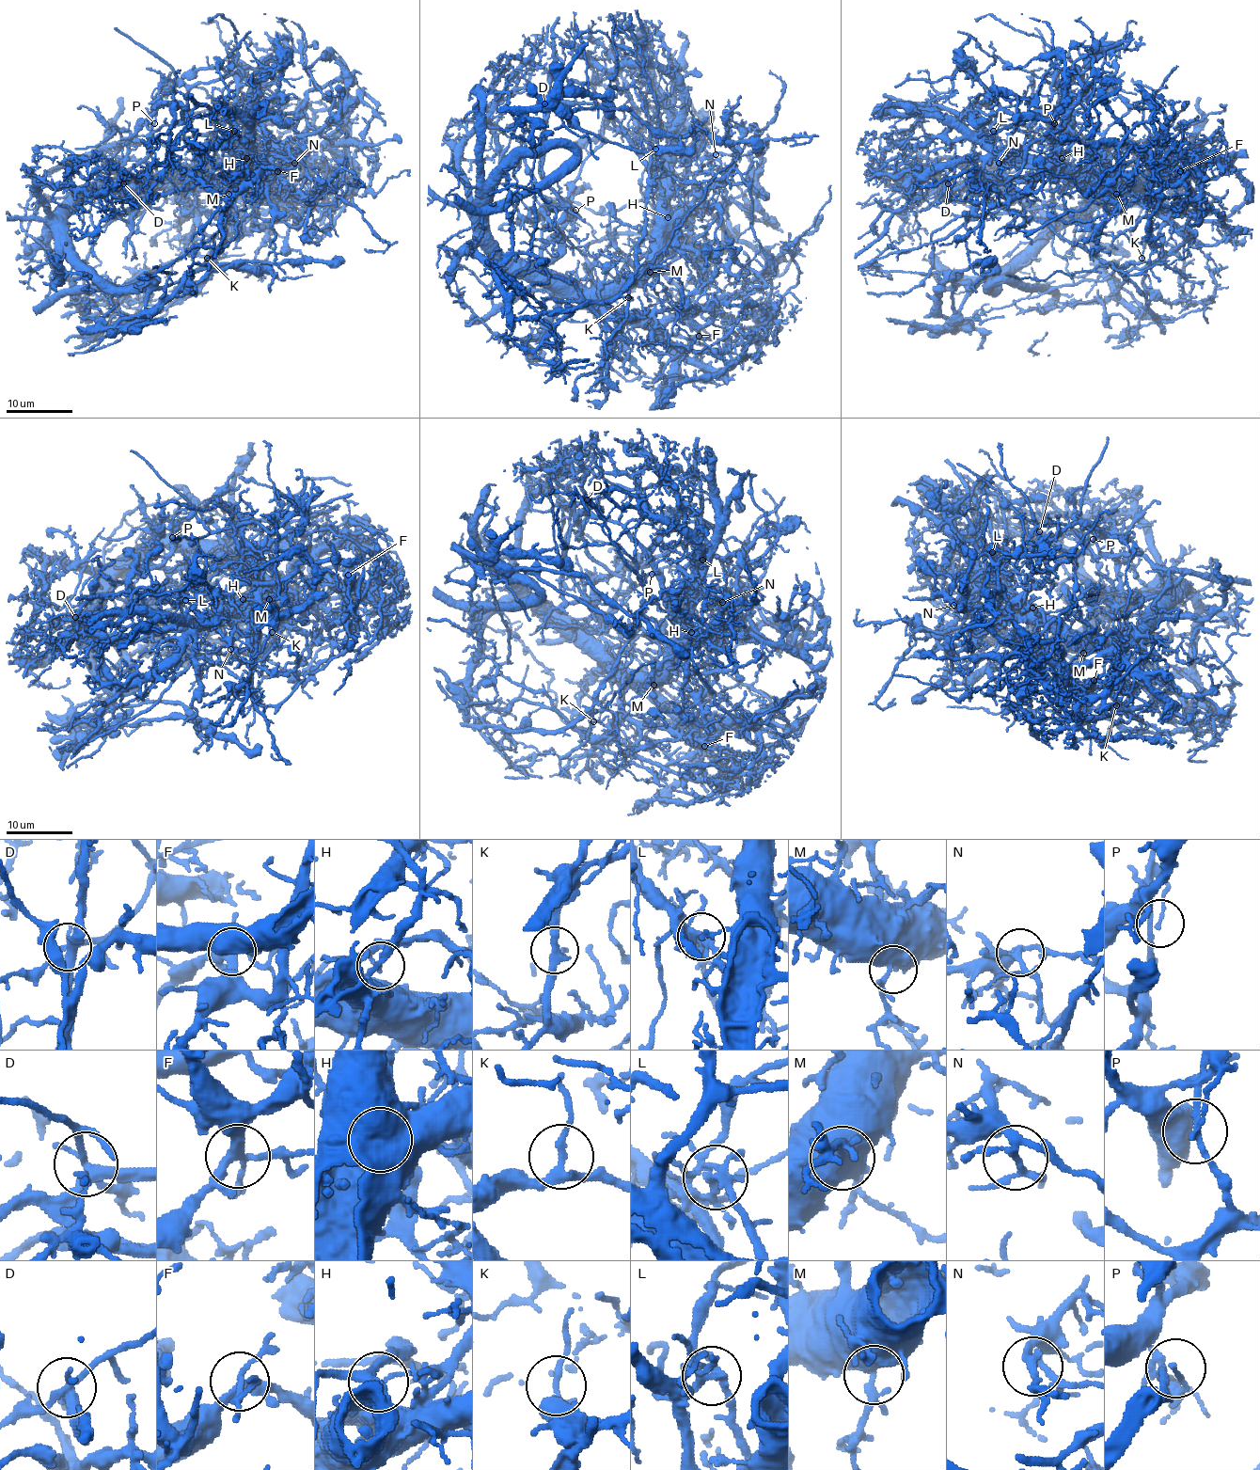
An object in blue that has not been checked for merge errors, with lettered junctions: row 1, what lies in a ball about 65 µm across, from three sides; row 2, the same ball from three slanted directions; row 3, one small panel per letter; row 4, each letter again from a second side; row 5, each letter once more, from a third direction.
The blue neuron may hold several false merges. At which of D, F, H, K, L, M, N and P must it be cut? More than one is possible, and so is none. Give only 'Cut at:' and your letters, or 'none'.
Cut at: D, H, L, P

